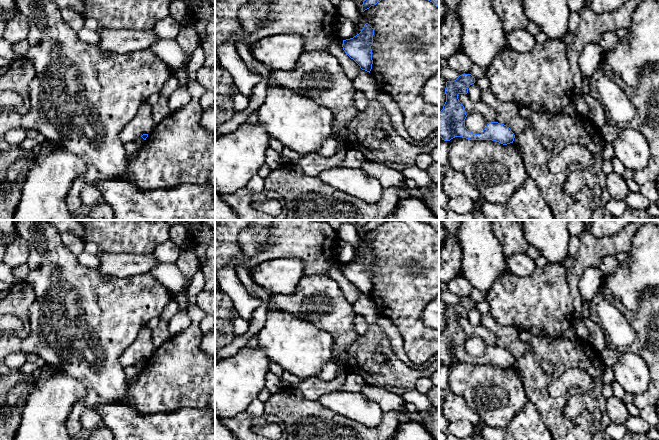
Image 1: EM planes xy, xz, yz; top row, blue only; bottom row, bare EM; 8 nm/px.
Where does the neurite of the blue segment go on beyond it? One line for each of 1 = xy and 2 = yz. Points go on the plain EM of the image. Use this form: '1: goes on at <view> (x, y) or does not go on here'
1: does not go on here
2: does not go on here

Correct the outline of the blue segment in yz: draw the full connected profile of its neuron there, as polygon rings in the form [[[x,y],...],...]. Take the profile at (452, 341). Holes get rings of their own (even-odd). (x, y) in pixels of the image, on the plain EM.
[[[462,298],[456,304],[446,306],[446,326],[439,336],[439,360],[444,365],[462,361],[470,364],[492,364],[503,369],[513,367],[515,359],[504,348],[490,346],[481,358],[475,358],[465,351],[467,339],[458,319],[467,318],[469,310],[474,307],[475,302],[471,298]]]

